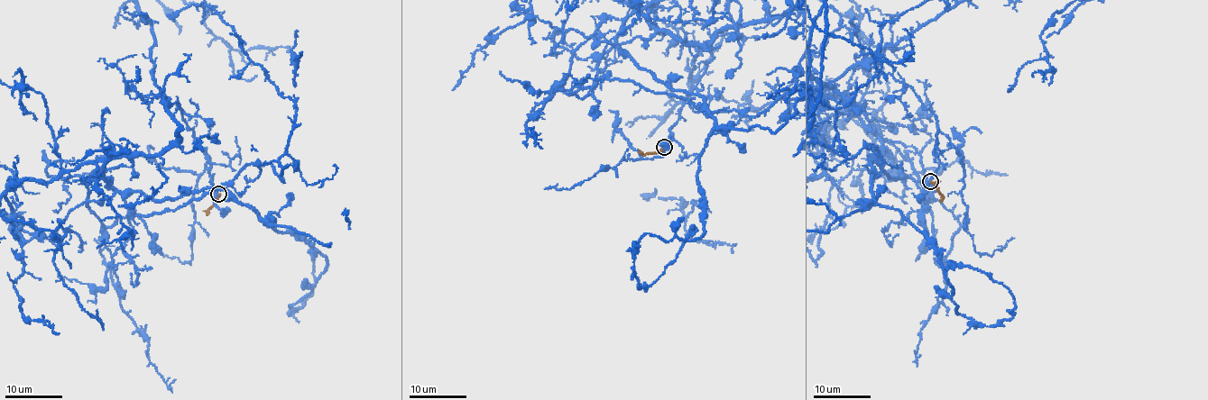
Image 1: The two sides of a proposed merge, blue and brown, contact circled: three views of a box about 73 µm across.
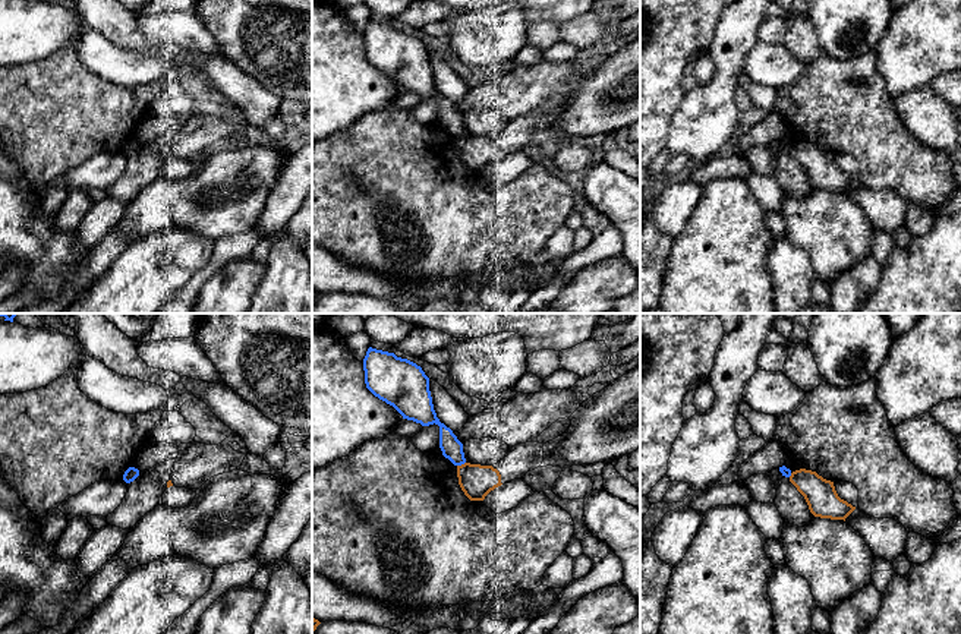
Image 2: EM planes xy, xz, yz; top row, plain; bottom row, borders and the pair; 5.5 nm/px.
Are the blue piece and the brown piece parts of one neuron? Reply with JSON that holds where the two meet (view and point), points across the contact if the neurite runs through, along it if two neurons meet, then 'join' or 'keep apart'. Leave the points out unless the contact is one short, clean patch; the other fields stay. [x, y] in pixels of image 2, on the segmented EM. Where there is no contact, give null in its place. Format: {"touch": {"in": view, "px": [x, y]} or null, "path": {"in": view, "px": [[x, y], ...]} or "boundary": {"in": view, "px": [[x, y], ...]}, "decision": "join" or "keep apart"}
{"touch": {"in": "xz", "px": [460, 464]}, "boundary": {"in": "xz", "px": [[465, 461], [457, 466]]}, "decision": "keep apart"}

